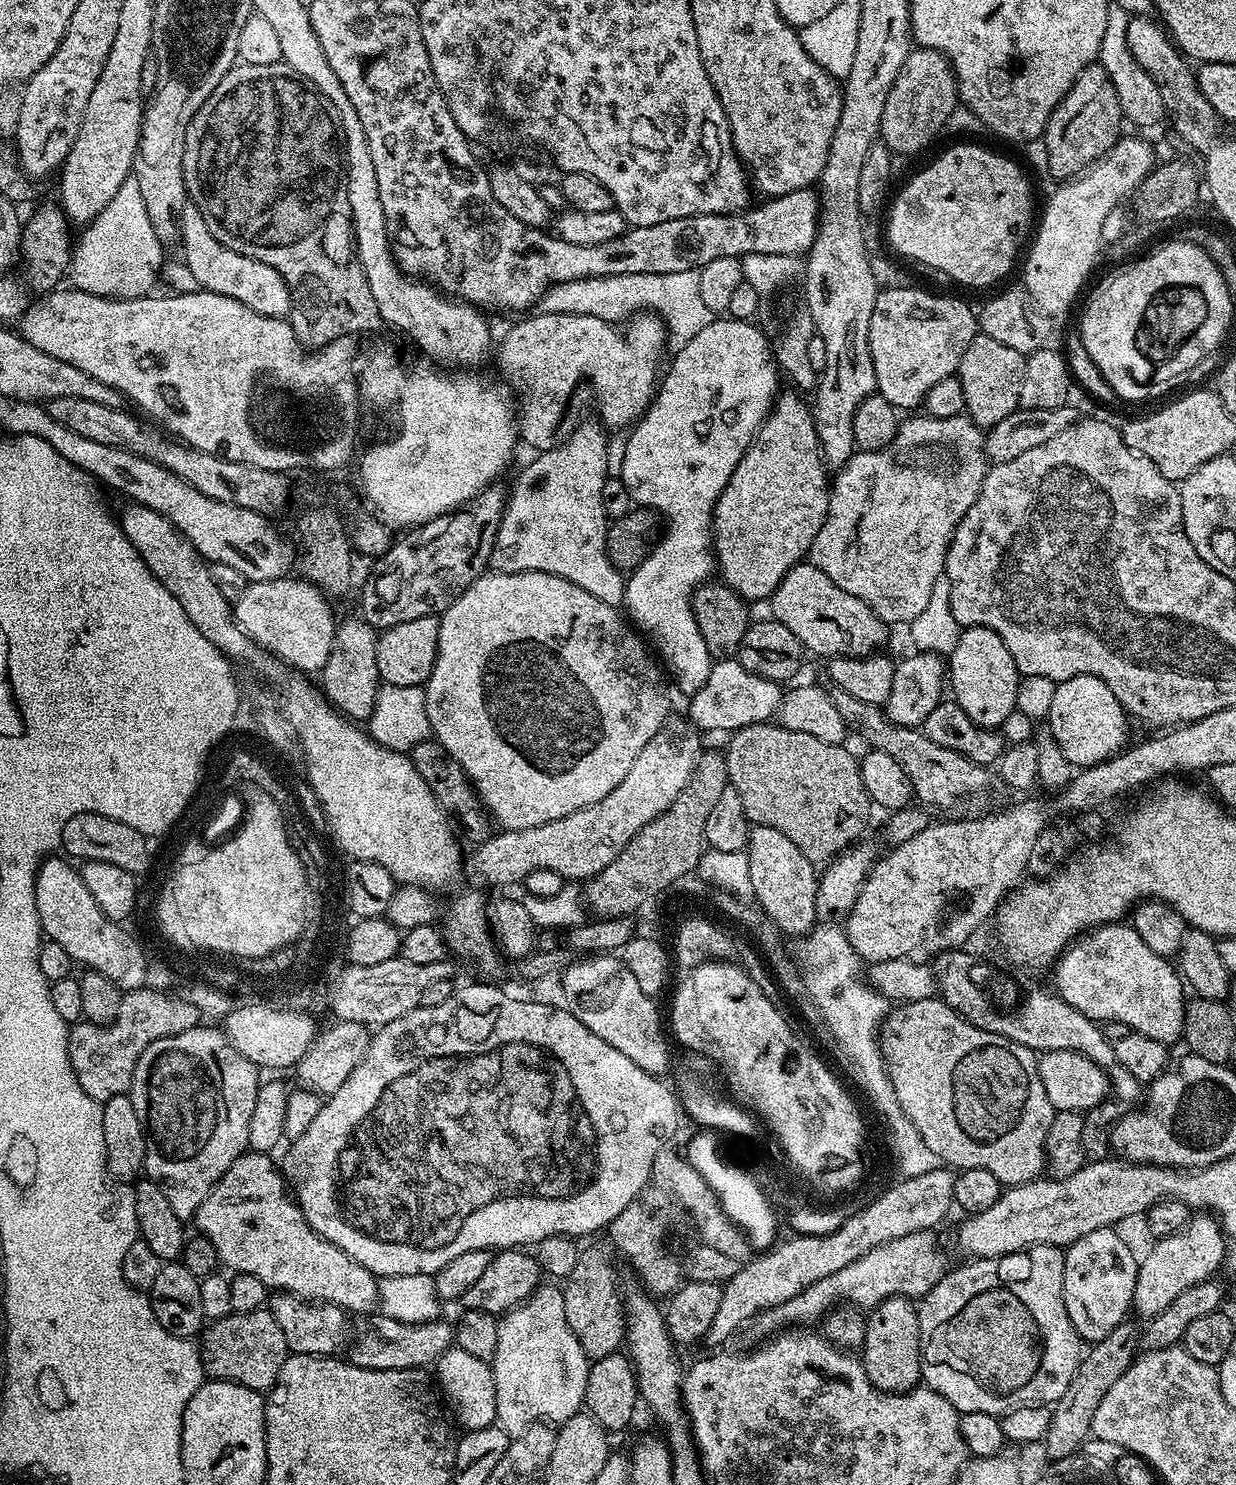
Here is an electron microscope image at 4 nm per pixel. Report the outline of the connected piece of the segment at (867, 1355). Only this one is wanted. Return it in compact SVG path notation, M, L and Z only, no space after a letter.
M891 1296L867 1313L862 1363L866 1378L883 1392L908 1392L921 1383L920 1314L909 1297Z

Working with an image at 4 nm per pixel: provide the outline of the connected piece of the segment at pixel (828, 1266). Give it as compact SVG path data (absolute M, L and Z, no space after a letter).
M941 1166L939 1168L935 1168L934 1170L930 1170L930 1174L918 1174L917 1176L909 1176L907 1178L897 1179L897 1184L890 1188L890 1186L885 1187L880 1197L874 1198L872 1202L862 1210L858 1210L853 1217L847 1218L846 1222L844 1222L840 1229L834 1230L833 1233L822 1234L821 1236L800 1236L800 1235L789 1235L789 1240L781 1239L779 1242L776 1242L769 1248L767 1251L761 1251L759 1254L753 1255L752 1260L748 1264L741 1264L740 1269L734 1274L734 1278L730 1278L726 1281L722 1286L722 1302L718 1306L718 1310L716 1311L714 1317L714 1323L710 1325L710 1330L708 1331L708 1335L706 1337L707 1343L712 1344L720 1344L716 1346L724 1346L728 1339L731 1338L732 1335L735 1334L736 1331L739 1330L740 1327L743 1326L744 1323L755 1321L756 1317L760 1315L761 1312L766 1311L768 1308L776 1308L782 1302L786 1302L790 1298L798 1295L799 1292L804 1290L806 1286L812 1286L814 1282L820 1282L822 1278L828 1278L830 1274L836 1274L838 1270L842 1268L842 1266L848 1266L850 1262L854 1262L858 1258L862 1256L862 1254L866 1254L870 1250L874 1248L874 1246L878 1246L879 1244L885 1244L886 1242L893 1240L894 1238L902 1238L906 1234L912 1234L914 1232L924 1232L927 1230L935 1229L935 1224L939 1222L940 1219L943 1218L944 1215L947 1214L948 1211L953 1211L954 1201L952 1198L952 1187L954 1186L954 1182L956 1181L953 1169L948 1166Z

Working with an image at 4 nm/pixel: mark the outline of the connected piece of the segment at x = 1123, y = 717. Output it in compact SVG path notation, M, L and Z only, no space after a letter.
M1075 676L1059 681L1046 723L1064 757L1080 770L1112 758L1129 743L1130 717L1118 698L1114 698L1114 690L1110 690L1110 686L1097 676Z

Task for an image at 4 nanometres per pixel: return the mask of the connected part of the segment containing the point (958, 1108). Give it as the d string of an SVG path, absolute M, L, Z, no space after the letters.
M940 998L909 1000L893 1007L880 1026L878 1039L888 1077L894 1086L894 1094L898 1094L898 1102L902 1106L904 1116L916 1127L922 1142L926 1142L926 1146L930 1146L930 1150L934 1150L934 1154L938 1154L938 1158L945 1165L956 1170L961 1168L990 1170L990 1174L994 1174L994 1178L998 1178L1001 1185L1004 1186L1025 1184L1037 1179L1045 1171L1046 1134L1050 1130L1050 1122L1056 1117L1057 1111L1053 1108L1050 1098L1046 1098L1046 1086L1042 1086L1040 1077L1040 1061L1037 1053L1033 1052L1031 1048L1022 1046L1018 1042L1010 1042L1010 1038L1002 1038L1002 1034L990 1034L990 1030L978 1030L978 1026L966 1022L966 1018L962 1018Z

